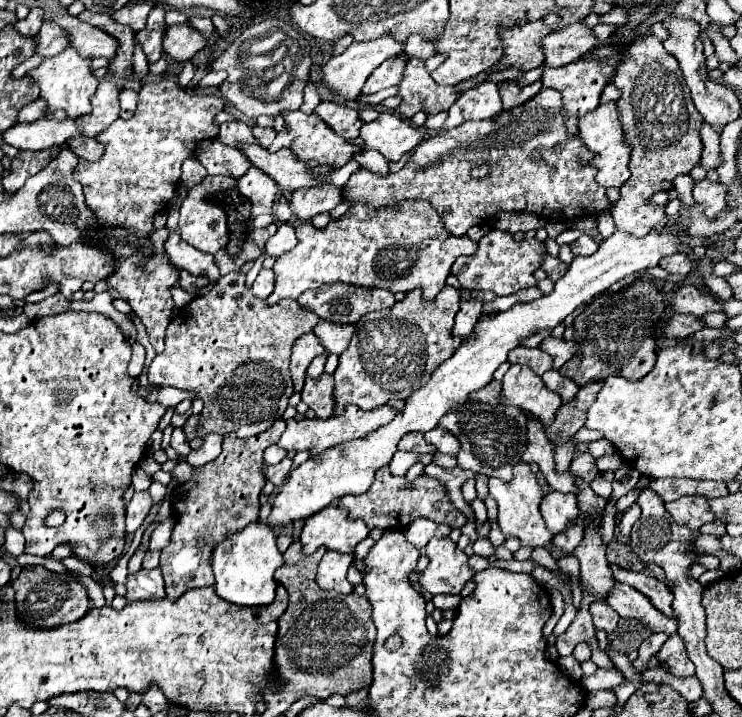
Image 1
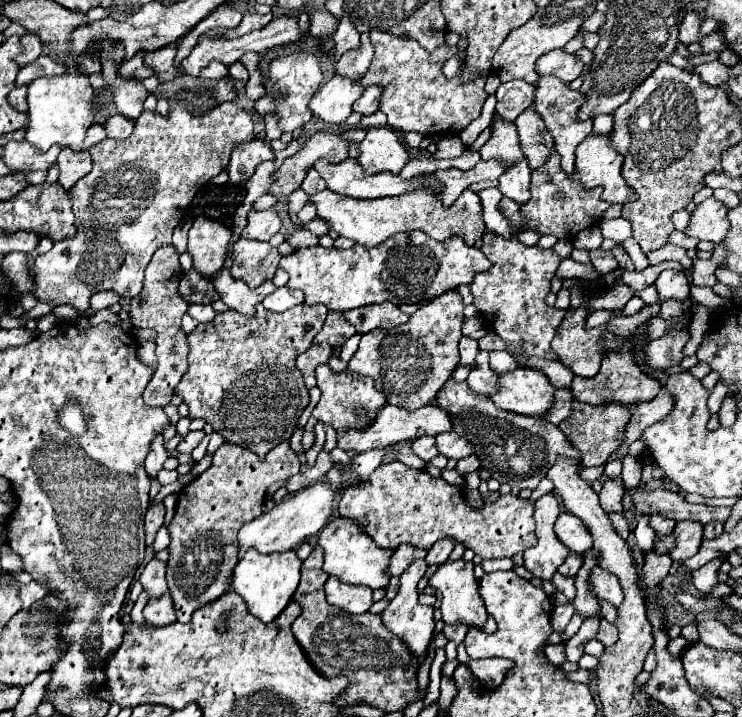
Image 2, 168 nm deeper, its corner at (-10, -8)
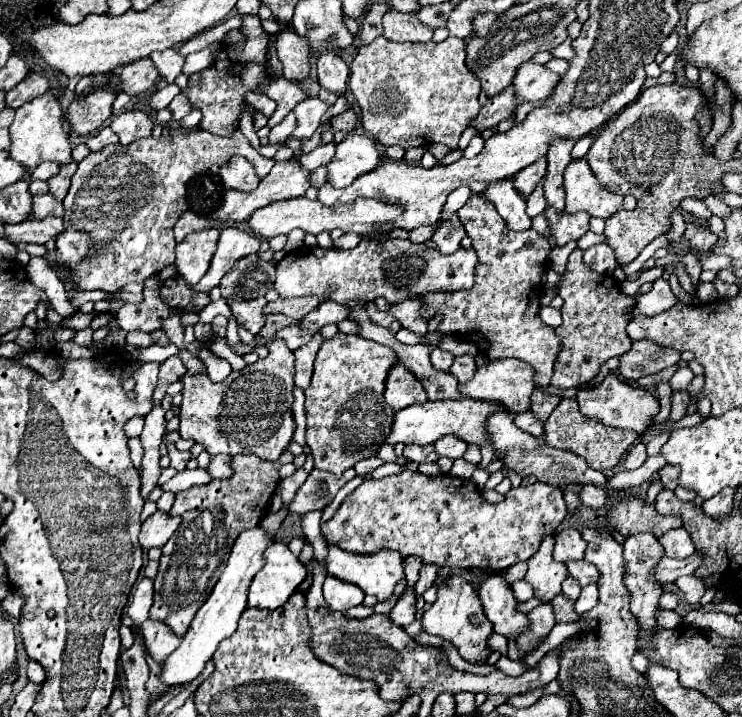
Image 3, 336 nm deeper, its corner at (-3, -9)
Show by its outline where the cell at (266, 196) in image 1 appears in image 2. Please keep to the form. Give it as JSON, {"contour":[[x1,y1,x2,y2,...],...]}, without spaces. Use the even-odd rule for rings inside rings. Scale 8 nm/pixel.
{"contour":[[263,210,263,212,249,212,247,216,247,226,241,232,241,238,247,240,259,240,267,242,273,234,277,234,281,228,281,220,275,214,275,210]]}

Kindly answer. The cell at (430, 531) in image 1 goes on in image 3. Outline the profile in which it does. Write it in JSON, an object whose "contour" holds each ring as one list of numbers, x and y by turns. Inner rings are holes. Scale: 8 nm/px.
{"contour":[[428,563,422,565,422,569,420,569,420,573,418,573,418,581,416,581,416,585,414,585,416,595,422,595,422,593,434,583,436,571,438,571,438,565,428,565]]}

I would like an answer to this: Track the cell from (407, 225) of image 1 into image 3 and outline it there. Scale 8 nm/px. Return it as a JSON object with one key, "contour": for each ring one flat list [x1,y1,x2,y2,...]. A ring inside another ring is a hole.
{"contour":[[362,239,358,247,350,251,340,251,340,249,318,249,318,247,300,247,284,255,284,259,276,265,276,281,274,287,280,293,280,297,320,297,320,301,334,299,342,305,348,305,350,301,362,299,362,301,374,301,376,297,384,297,388,303,400,303,404,299,414,299,424,293,434,293,434,291,460,291,460,289,470,289,476,279,476,269,478,265,478,255,474,249,458,249,452,255,442,255,438,249,426,247,422,243,412,243,412,241,402,241,402,239,388,239,382,245,370,239]]}

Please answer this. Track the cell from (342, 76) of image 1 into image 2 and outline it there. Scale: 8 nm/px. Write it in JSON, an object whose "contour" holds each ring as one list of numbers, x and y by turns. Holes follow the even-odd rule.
{"contour":[[337,74,311,98,309,110,327,124,341,124,351,114,351,104,363,94,363,90,361,82]]}

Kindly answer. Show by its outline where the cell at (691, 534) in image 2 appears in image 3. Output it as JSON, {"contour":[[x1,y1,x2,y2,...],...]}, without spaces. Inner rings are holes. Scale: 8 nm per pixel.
{"contour":[[684,527,664,533,660,537,660,545,662,545,666,557,676,557,676,559,684,559,696,551,696,547,692,545,692,539,688,537,688,531]]}

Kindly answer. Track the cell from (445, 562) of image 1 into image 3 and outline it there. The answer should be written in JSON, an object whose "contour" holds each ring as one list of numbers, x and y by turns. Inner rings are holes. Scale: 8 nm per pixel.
{"contour":[[460,575,448,577,446,583,438,587,438,599,432,603,430,609,424,611,422,629,430,635,440,635,452,641,458,647,460,655,470,663,482,661,490,655,486,651,486,637,492,633,492,623,486,619,474,587]]}

